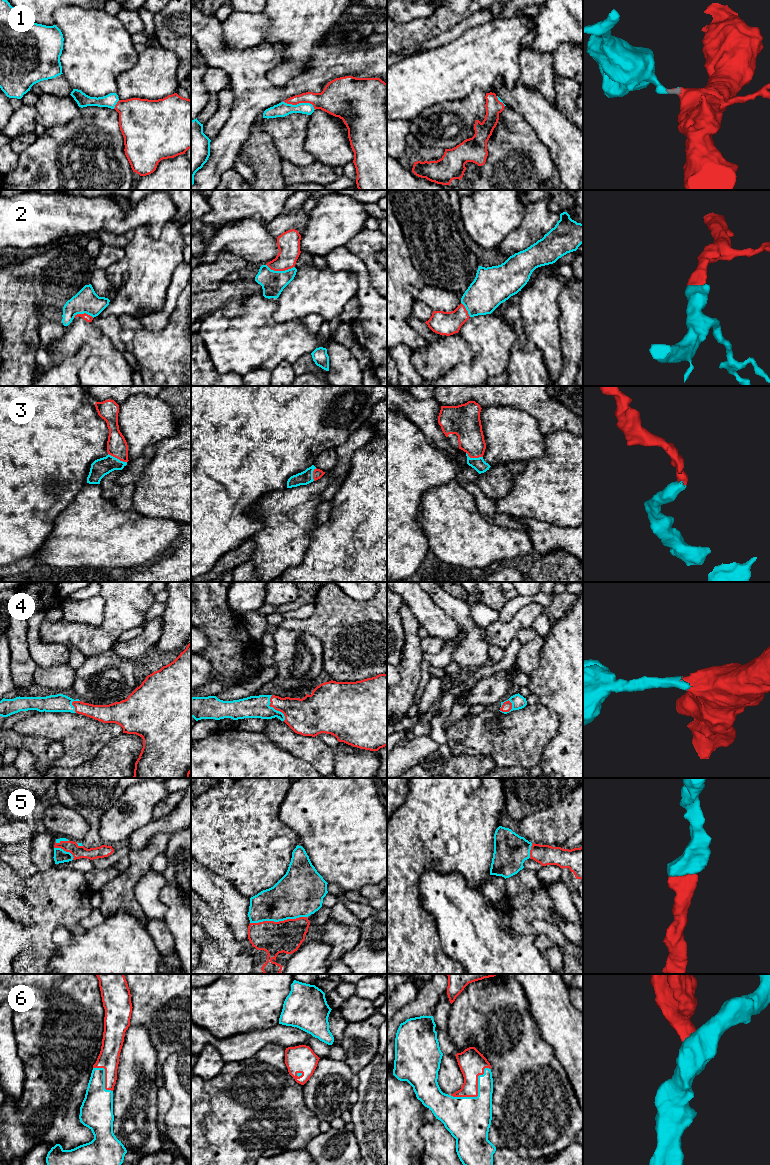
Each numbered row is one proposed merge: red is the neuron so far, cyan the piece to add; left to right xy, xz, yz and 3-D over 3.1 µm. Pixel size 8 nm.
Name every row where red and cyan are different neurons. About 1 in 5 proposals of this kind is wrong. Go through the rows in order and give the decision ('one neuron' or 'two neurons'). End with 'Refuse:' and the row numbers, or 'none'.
1: one neuron
2: one neuron
3: one neuron
4: one neuron
5: one neuron
6: one neuron
Refuse: none

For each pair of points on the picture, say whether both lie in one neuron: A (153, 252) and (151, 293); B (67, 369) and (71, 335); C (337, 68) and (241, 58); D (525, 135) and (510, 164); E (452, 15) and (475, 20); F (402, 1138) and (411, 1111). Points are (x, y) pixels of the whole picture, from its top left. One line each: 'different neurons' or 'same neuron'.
A: same neuron
B: different neurons
C: same neuron
D: same neuron
E: different neurons
F: same neuron

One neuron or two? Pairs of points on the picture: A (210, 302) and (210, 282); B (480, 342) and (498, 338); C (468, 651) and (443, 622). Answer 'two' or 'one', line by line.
A: two
B: one
C: two

